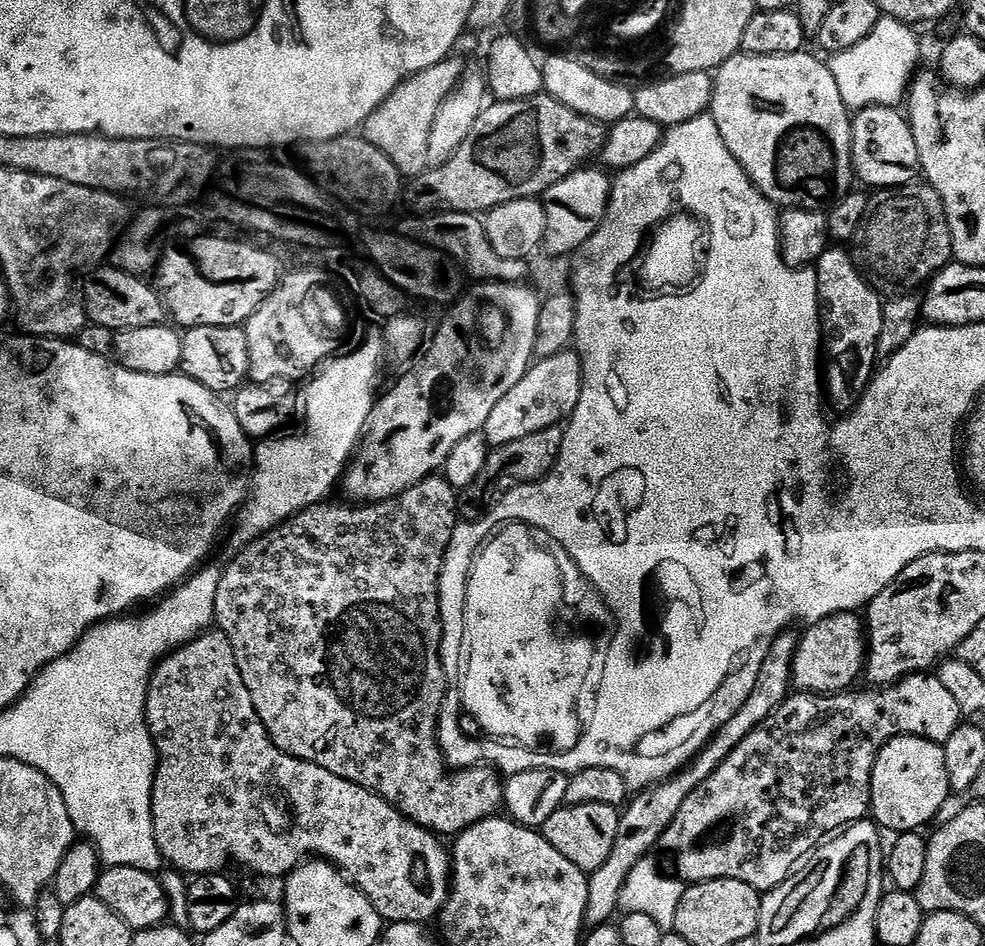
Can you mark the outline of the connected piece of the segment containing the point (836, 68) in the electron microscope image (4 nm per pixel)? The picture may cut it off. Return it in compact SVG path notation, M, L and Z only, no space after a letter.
M884 16L858 46L850 46L850 50L831 57L834 82L838 82L842 102L846 102L848 109L859 110L875 104L895 108L905 99L920 60L920 40L912 32L915 32L913 25Z

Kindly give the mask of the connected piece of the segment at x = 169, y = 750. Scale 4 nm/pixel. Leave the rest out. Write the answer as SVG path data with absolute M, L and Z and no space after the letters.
M209 630L197 640L191 640L180 648L169 652L152 671L152 681L148 684L148 701L144 711L148 719L148 729L152 741L156 744L156 777L152 787L152 825L154 838L161 857L168 860L180 872L189 872L189 877L220 874L225 871L228 856L236 864L257 872L260 876L287 877L289 872L296 869L298 857L296 852L305 852L305 857L319 858L339 868L351 884L368 899L378 910L381 921L410 922L411 924L424 924L428 920L435 921L440 910L448 900L450 887L450 852L443 848L441 837L435 832L429 832L421 824L408 820L390 802L386 802L378 794L350 782L346 778L338 778L338 774L330 774L330 770L322 770L322 766L299 760L280 751L276 743L270 738L264 723L258 718L254 710L254 702L250 698L250 690L246 690L246 682L242 682L242 674L238 674L238 662L234 662L234 650L230 650L230 642L226 634L219 630Z

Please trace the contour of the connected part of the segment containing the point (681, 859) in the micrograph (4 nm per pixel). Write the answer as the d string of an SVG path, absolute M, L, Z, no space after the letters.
M917 674L906 676L895 684L876 686L872 692L856 692L849 690L839 694L792 694L774 709L774 711L762 721L761 724L749 734L745 740L729 754L716 770L704 782L702 782L684 802L677 816L673 818L659 840L659 847L668 851L672 864L676 867L675 875L688 884L701 884L703 880L721 880L730 878L738 882L746 882L754 886L763 894L771 888L776 888L781 882L792 875L800 861L821 843L825 838L839 833L849 824L857 824L865 819L870 812L870 793L872 791L872 771L876 755L886 741L895 736L920 736L923 740L932 740L935 744L943 745L954 730L960 727L962 715L958 703L954 702L949 691L942 686L935 674Z

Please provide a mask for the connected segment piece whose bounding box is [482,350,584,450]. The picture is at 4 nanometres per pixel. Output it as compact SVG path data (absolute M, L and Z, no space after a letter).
M565 350L545 360L537 359L522 382L518 382L518 386L514 386L514 390L498 401L494 410L490 410L490 418L486 418L482 429L489 445L499 450L510 442L538 434L538 430L554 428L571 420L578 406L578 398L582 398L583 385L584 367L579 351Z

